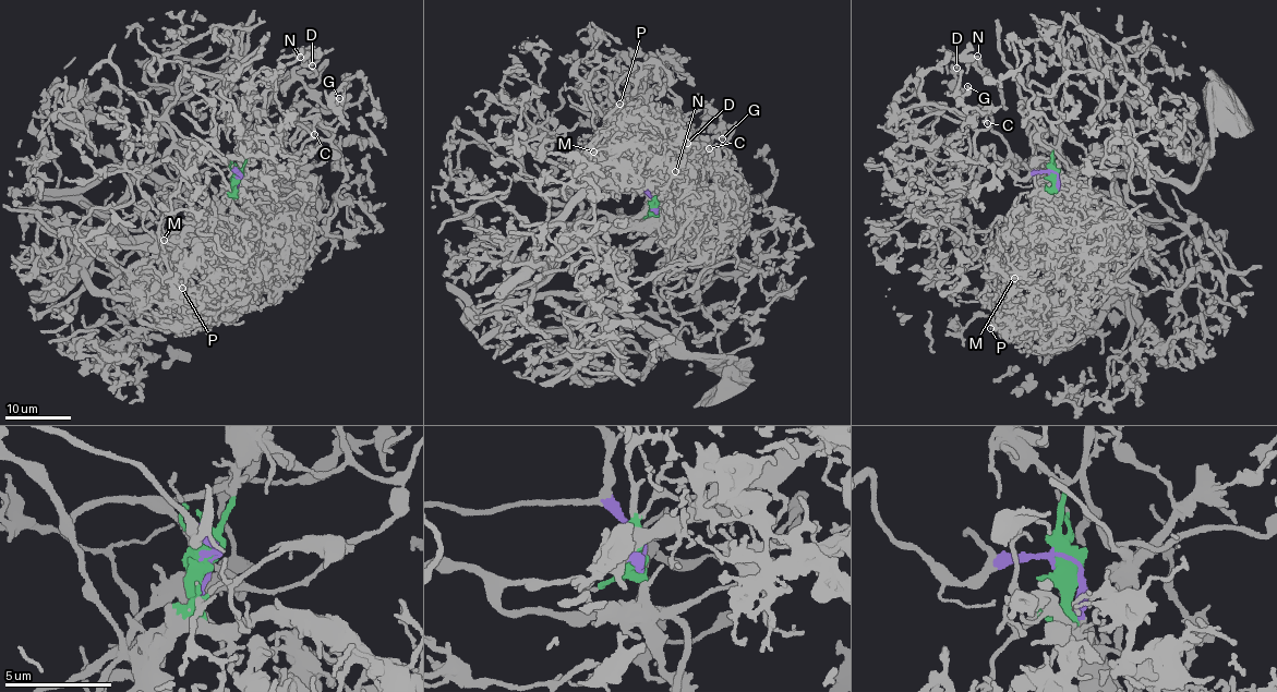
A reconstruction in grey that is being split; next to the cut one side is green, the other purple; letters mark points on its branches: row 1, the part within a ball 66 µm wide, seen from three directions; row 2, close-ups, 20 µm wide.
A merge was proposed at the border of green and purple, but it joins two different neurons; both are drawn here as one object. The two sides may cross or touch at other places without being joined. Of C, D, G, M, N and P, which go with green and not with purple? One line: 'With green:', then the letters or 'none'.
With green: M, P

